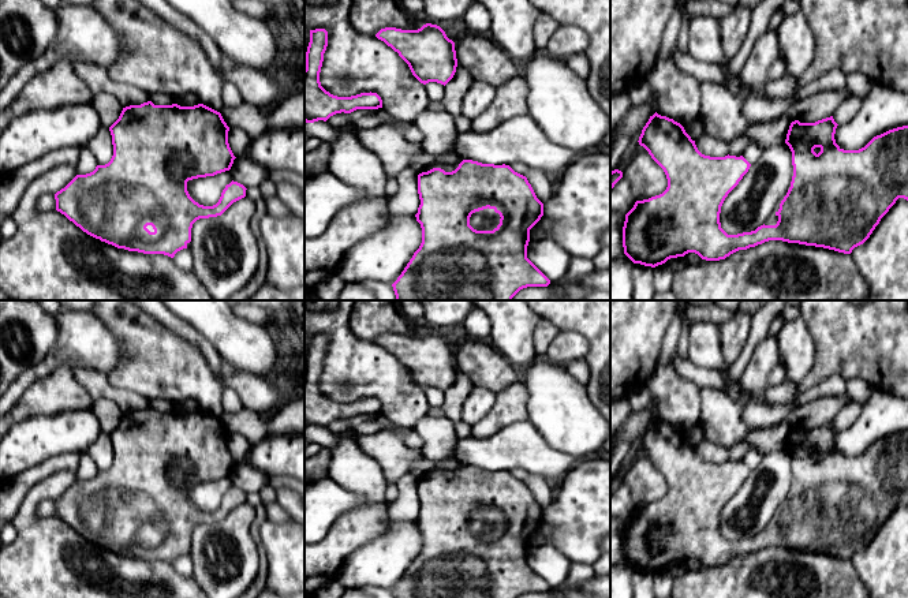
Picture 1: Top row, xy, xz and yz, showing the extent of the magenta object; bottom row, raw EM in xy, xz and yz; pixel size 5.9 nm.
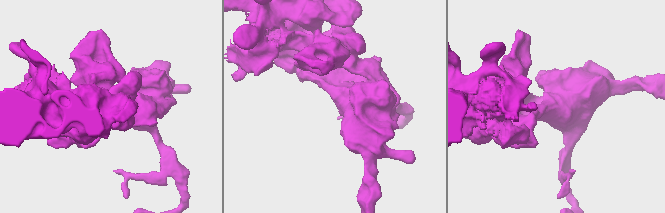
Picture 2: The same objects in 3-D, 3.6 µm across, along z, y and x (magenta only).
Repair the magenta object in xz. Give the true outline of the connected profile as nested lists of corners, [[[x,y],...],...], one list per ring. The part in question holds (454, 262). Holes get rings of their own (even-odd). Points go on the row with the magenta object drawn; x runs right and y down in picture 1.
[[[463,160],[459,167],[452,172],[445,172],[441,168],[433,168],[427,172],[418,175],[418,194],[421,205],[418,213],[415,214],[416,221],[422,228],[422,243],[419,248],[414,253],[412,258],[392,284],[396,300],[512,300],[512,298],[523,288],[527,287],[548,287],[550,280],[527,258],[527,246],[530,242],[530,229],[541,220],[543,216],[543,203],[537,198],[531,184],[527,177],[515,172],[509,165],[494,165],[482,164],[472,160]],[[493,209],[500,214],[500,224],[493,231],[477,231],[470,225],[470,217],[472,213]]]

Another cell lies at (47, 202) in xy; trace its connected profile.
[[[45,194],[37,202],[38,212],[52,212],[56,210],[55,194]]]

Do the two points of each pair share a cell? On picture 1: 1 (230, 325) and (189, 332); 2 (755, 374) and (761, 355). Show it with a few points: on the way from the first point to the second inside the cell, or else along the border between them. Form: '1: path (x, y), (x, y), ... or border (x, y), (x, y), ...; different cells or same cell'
1: border (175, 314), (190, 324), (219, 354); different cells
2: path (758, 370), (761, 359); same cell

